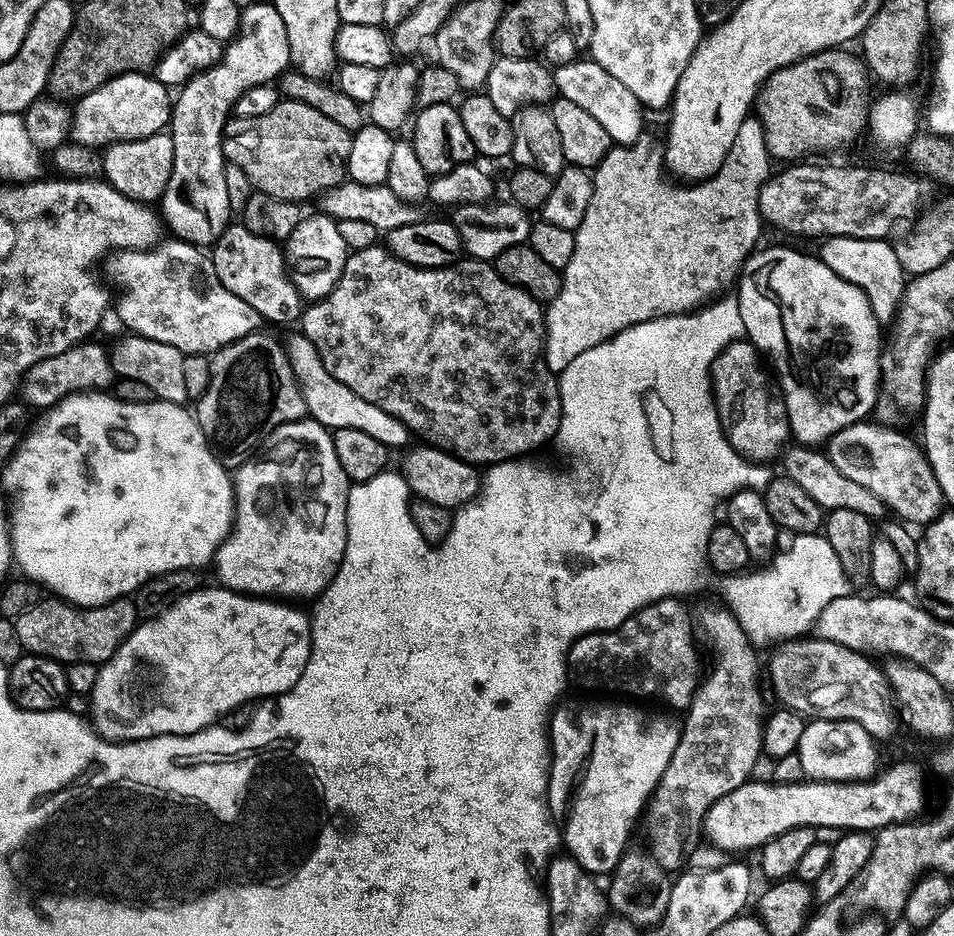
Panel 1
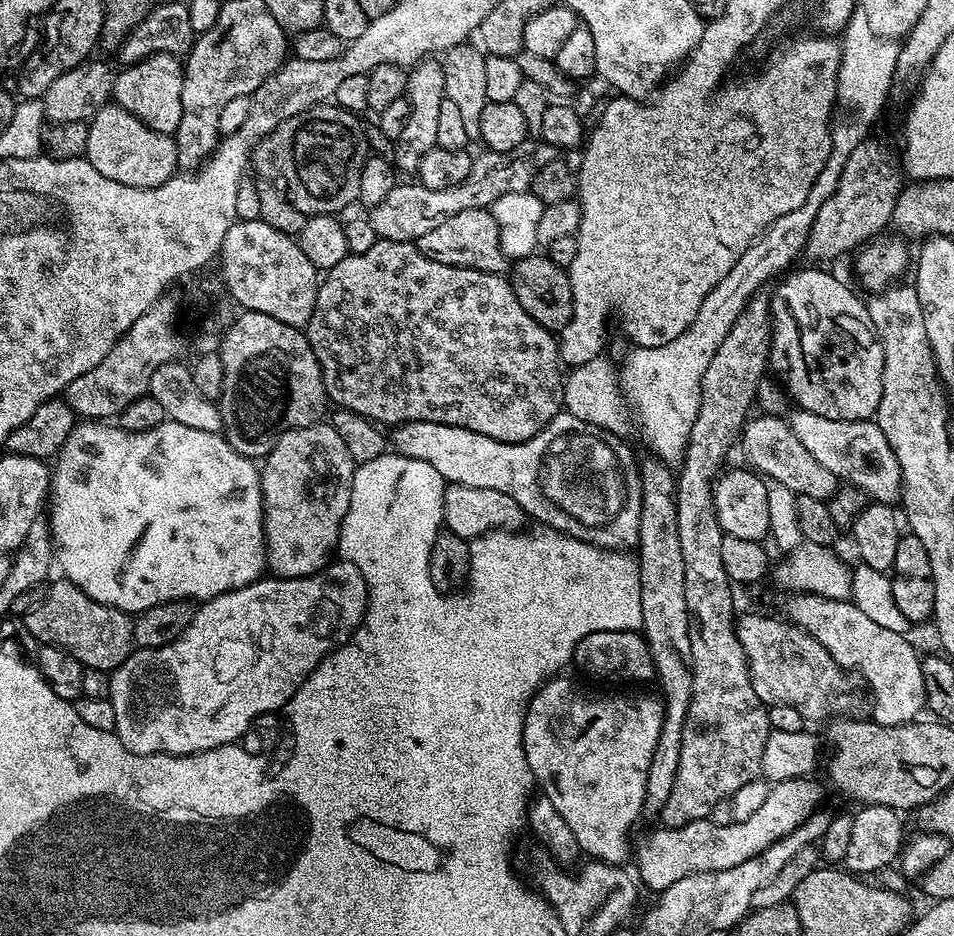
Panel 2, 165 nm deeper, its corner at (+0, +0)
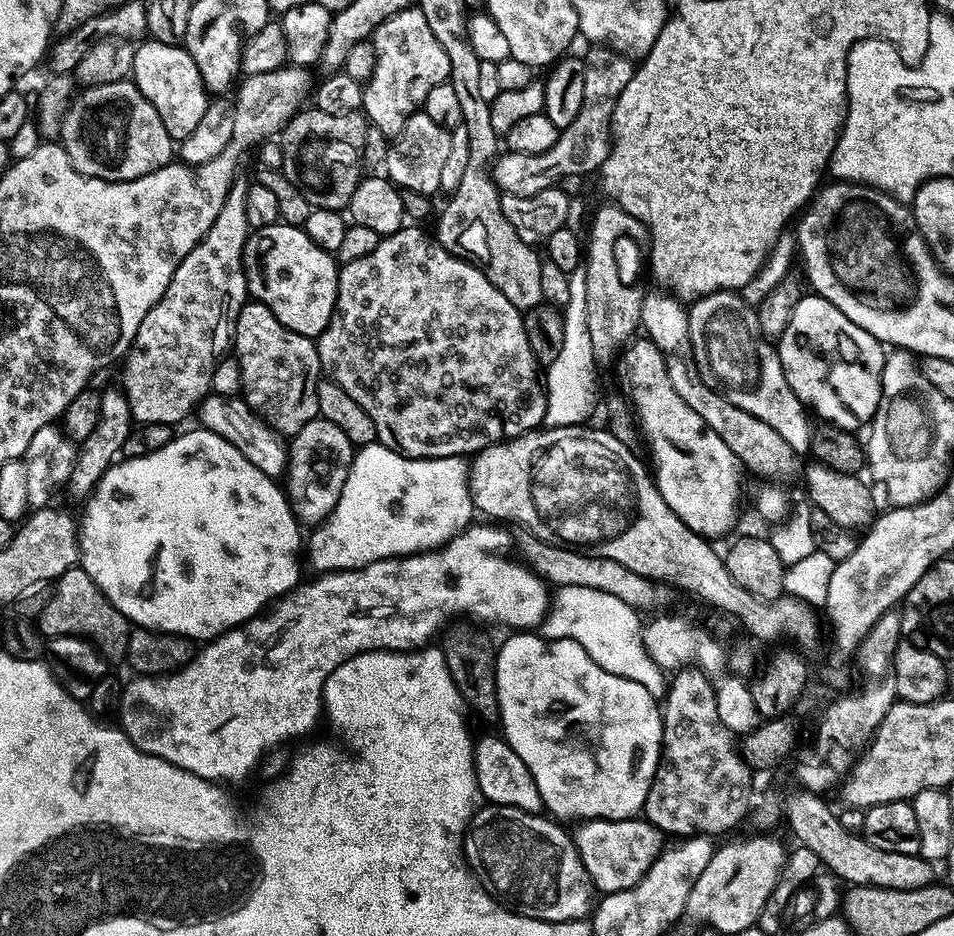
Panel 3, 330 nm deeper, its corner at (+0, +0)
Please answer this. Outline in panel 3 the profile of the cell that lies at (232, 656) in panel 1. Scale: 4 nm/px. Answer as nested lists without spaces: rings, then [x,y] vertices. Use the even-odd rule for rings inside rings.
[[[468,526],[459,536],[453,536],[447,544],[439,550],[431,552],[417,552],[411,556],[401,556],[391,560],[379,560],[373,564],[367,564],[364,568],[344,568],[340,572],[328,572],[325,576],[320,576],[317,580],[305,579],[303,582],[291,588],[284,596],[275,601],[267,610],[260,613],[252,620],[244,624],[231,628],[229,632],[224,632],[216,637],[215,640],[207,641],[192,657],[192,661],[174,672],[165,672],[159,676],[137,675],[136,680],[127,681],[123,685],[123,692],[120,695],[118,715],[120,714],[119,727],[146,754],[162,758],[182,770],[186,770],[195,776],[201,776],[203,780],[213,782],[225,782],[224,780],[240,780],[260,759],[264,756],[267,748],[272,748],[275,744],[280,744],[283,740],[292,740],[295,736],[304,736],[316,724],[316,719],[322,716],[322,701],[324,699],[324,683],[338,666],[342,666],[350,658],[354,658],[360,652],[405,652],[415,650],[427,645],[428,640],[436,631],[441,631],[440,623],[444,620],[444,615],[452,616],[455,612],[469,612],[477,621],[497,620],[500,624],[509,624],[512,630],[532,630],[537,626],[543,625],[544,617],[548,614],[550,607],[550,588],[545,581],[541,580],[531,568],[523,563],[515,564],[512,560],[507,560],[504,556],[495,556],[494,553],[499,548],[504,548],[508,544],[508,536],[504,532],[499,532],[496,528],[476,528]]]

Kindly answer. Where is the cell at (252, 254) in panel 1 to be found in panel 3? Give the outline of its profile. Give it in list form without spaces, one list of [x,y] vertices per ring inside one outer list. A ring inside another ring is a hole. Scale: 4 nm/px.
[[[281,222],[251,229],[244,247],[244,273],[249,297],[266,306],[282,326],[313,338],[326,330],[338,294],[338,261],[315,244],[303,227]]]

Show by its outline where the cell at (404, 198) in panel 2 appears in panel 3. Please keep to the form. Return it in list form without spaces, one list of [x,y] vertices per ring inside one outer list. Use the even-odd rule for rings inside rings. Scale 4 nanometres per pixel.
[[[592,46],[589,49],[588,56],[583,57],[586,68],[586,94],[582,102],[582,110],[578,110],[578,118],[574,118],[574,122],[570,122],[570,126],[561,131],[558,142],[554,142],[554,146],[550,146],[550,150],[546,150],[542,154],[518,154],[505,151],[503,154],[497,155],[491,165],[490,175],[501,193],[510,196],[537,196],[542,190],[559,185],[560,179],[566,174],[580,174],[587,177],[590,172],[595,173],[604,165],[604,159],[608,156],[610,147],[614,106],[618,102],[622,90],[626,90],[626,86],[632,80],[634,64],[629,57],[621,56],[613,48]]]

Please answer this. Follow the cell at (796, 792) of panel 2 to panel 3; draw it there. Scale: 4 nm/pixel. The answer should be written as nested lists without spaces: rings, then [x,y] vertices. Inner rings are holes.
[[[643,818],[630,820],[585,820],[579,825],[580,828],[574,832],[576,849],[586,866],[586,870],[592,878],[595,889],[602,894],[609,892],[621,892],[632,888],[647,874],[652,864],[661,855],[665,847],[665,833],[659,832],[653,824],[649,824]]]

